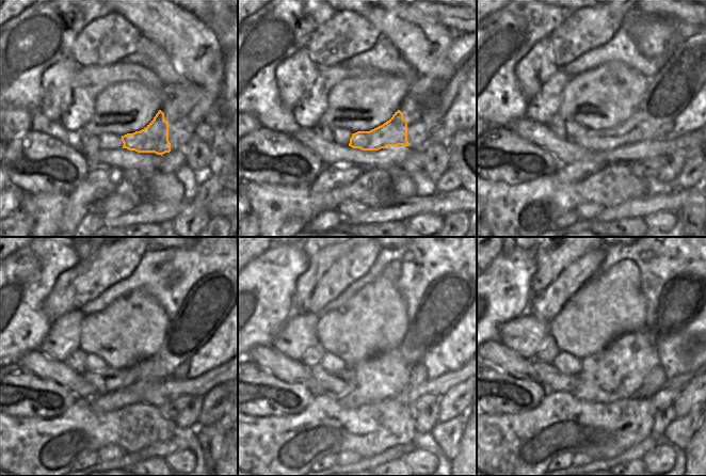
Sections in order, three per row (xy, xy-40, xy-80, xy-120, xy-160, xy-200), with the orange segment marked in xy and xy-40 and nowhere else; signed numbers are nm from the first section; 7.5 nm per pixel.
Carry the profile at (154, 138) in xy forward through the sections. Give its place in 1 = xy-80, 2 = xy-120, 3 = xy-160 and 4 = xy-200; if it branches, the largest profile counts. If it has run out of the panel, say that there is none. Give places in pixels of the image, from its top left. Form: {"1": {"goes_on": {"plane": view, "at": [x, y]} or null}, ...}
{"1": {"goes_on": {"plane": "xy-80", "at": [632, 130]}}, "2": {"goes_on": {"plane": "xy-120", "at": [109, 379]}}, "3": {"goes_on": {"plane": "xy-160", "at": [335, 383]}}, "4": {"goes_on": {"plane": "xy-200", "at": [546, 375]}}}

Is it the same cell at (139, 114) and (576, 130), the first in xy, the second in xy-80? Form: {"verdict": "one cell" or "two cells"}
{"verdict": "two cells"}

